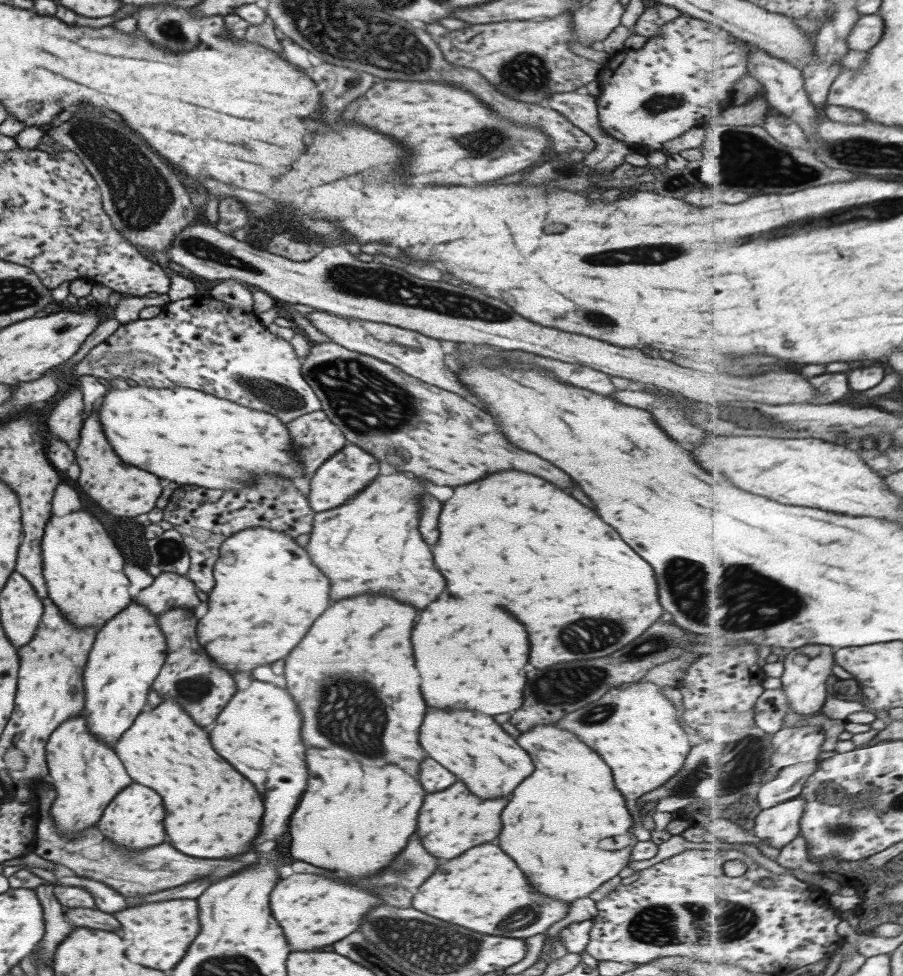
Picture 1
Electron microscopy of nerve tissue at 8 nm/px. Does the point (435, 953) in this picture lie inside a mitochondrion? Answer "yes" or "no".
yes

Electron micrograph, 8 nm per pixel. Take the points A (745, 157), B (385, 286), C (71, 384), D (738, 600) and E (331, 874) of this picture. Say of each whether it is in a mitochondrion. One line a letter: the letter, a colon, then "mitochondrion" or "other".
A: mitochondrion
B: mitochondrion
C: other
D: mitochondrion
E: other

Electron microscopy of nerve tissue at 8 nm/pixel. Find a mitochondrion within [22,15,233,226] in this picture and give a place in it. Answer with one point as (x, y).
(174, 37)

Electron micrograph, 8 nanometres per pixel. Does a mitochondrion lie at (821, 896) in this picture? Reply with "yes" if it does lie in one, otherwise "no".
no

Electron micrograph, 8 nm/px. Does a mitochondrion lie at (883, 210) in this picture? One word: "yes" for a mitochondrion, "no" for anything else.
yes

